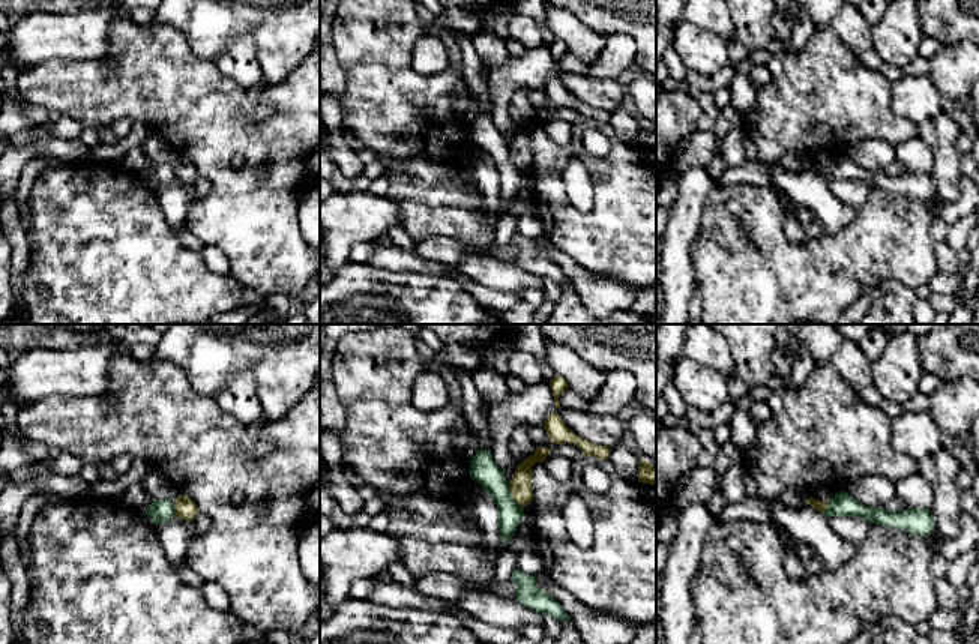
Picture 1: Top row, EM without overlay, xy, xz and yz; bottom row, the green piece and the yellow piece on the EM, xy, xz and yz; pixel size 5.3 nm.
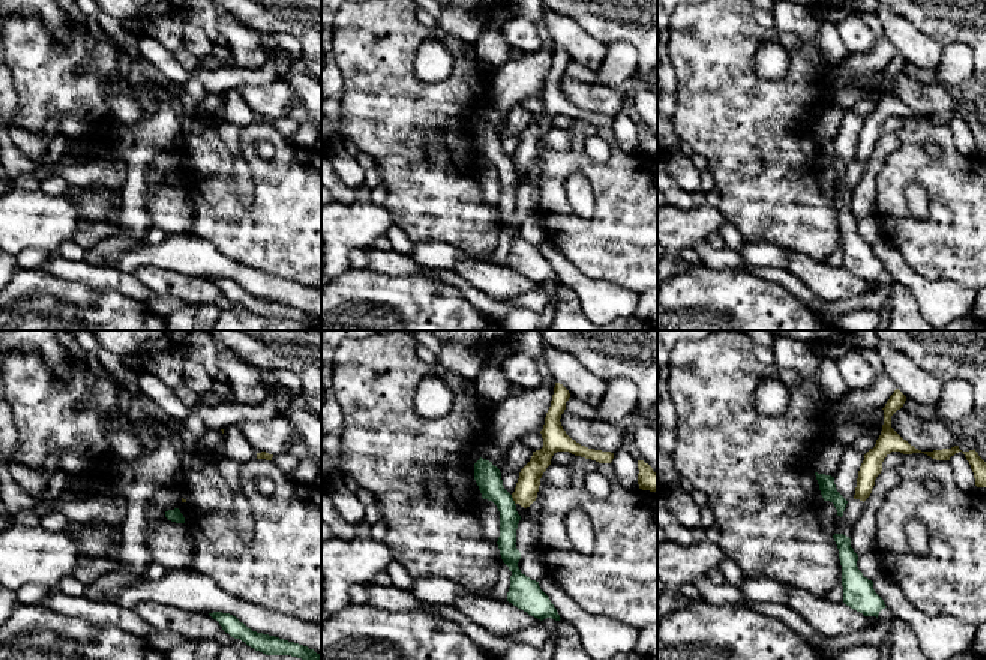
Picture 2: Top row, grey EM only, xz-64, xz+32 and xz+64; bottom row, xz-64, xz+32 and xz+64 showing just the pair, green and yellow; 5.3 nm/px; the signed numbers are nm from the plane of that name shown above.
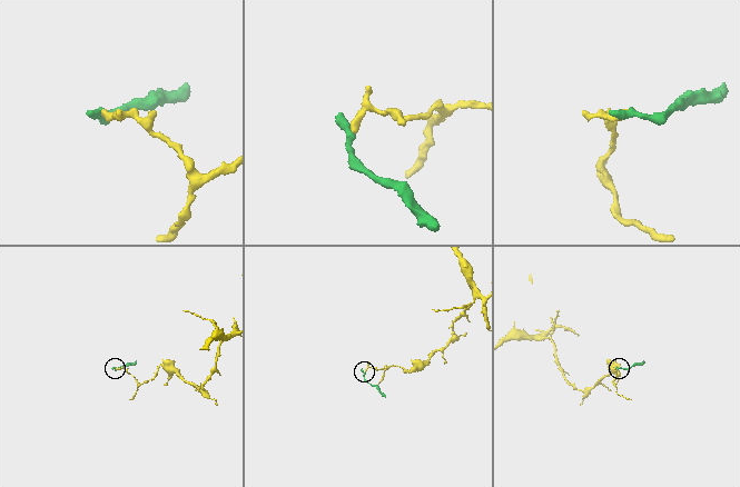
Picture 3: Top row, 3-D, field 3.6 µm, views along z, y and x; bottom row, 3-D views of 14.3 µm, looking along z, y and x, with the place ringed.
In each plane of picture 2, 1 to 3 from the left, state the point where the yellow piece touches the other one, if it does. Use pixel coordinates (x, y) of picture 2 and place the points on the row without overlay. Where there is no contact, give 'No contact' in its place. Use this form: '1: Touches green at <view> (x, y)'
1: No contact
2: Touches green at xz+32 (512, 164)
3: No contact

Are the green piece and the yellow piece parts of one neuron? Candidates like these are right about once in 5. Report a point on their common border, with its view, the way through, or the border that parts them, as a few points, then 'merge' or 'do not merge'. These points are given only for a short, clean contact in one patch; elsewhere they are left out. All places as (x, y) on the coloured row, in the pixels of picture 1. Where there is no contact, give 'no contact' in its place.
contact xz (509, 494); border xz (508, 481), (511, 496), (523, 508); do not merge

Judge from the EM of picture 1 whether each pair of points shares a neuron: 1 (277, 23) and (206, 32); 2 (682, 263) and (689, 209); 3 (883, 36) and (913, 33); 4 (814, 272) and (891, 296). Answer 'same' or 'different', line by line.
1: same
2: same
3: same
4: different

